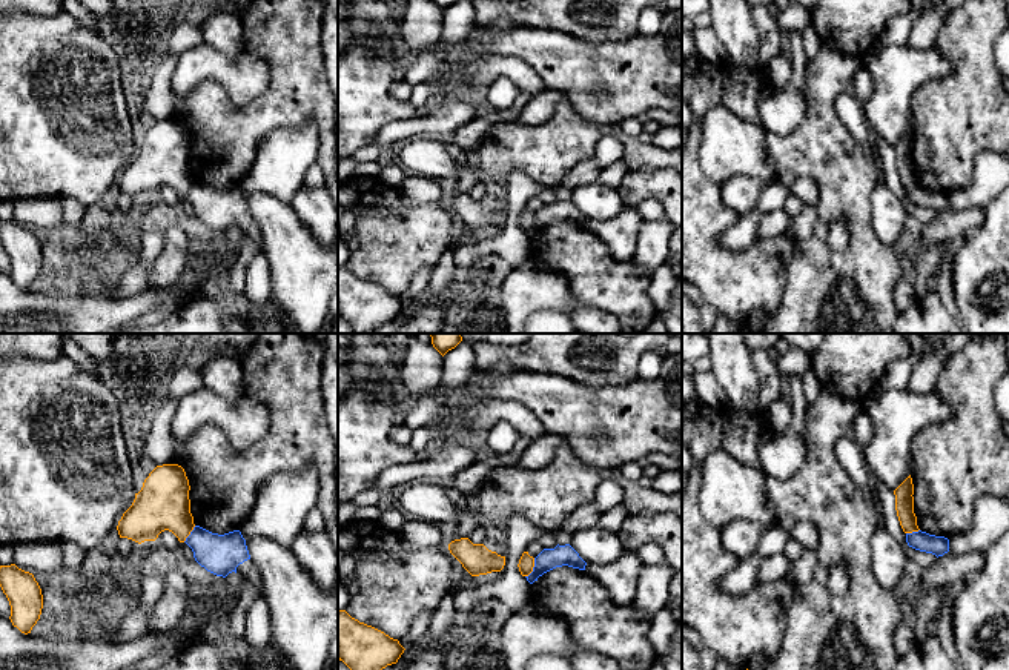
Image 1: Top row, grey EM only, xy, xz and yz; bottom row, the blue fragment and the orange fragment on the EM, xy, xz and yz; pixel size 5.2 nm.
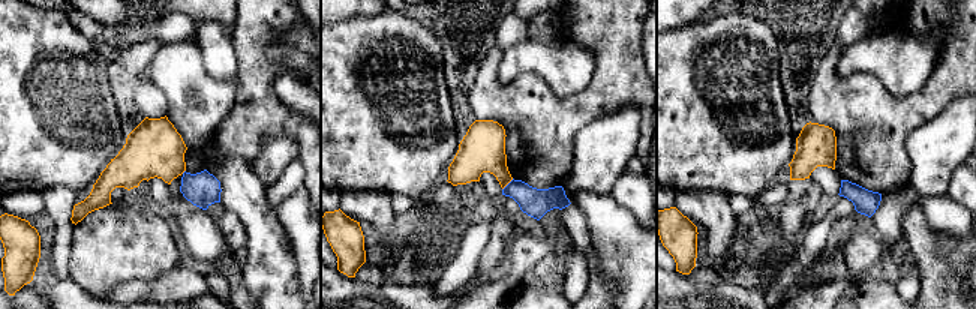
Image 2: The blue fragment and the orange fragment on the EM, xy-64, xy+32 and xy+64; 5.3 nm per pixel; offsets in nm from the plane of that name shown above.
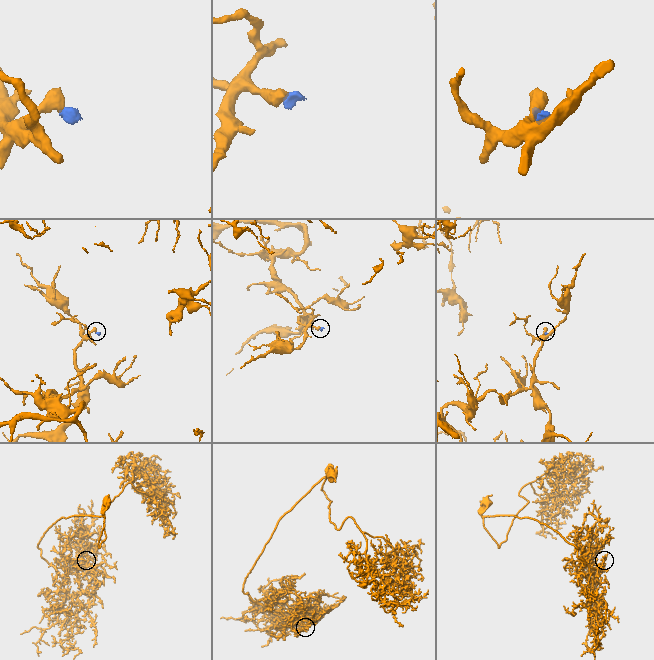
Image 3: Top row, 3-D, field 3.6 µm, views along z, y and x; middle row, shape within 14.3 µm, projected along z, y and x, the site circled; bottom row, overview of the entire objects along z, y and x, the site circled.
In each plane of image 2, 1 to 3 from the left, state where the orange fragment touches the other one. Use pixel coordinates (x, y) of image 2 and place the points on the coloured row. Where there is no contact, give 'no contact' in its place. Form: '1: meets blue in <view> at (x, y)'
1: no contact
2: meets blue in xy+32 at (507, 185)
3: no contact

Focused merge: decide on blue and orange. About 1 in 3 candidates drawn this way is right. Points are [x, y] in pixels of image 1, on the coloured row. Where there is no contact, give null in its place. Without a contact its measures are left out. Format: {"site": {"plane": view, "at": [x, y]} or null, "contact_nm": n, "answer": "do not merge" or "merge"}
{"site": {"plane": "xz", "at": [533, 567]}, "contact_nm": 120, "answer": "do not merge"}

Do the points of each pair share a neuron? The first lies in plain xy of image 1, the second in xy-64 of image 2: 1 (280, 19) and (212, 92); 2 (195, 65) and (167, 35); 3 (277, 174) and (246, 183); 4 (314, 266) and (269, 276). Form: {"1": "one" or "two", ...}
{"1": "two", "2": "two", "3": "two", "4": "one"}

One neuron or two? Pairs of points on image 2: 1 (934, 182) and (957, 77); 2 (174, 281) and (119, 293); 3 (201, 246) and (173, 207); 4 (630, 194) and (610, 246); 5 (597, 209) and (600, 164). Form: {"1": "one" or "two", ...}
{"1": "two", "2": "one", "3": "one", "4": "two", "5": "two"}

